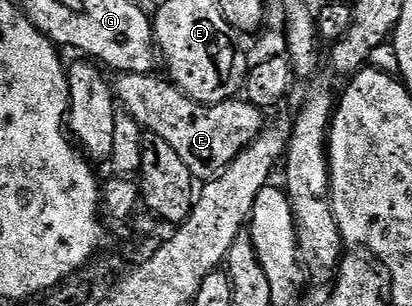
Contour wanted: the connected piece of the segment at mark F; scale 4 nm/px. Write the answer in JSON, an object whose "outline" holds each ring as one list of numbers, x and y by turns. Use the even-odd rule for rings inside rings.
{"outline":[[135,73,118,75,113,84,118,103,141,128,167,140,191,172,194,181,215,180,253,139,251,129,257,120,251,115,251,102,232,98,221,103,201,104,168,79,161,80,157,77,153,74]]}

